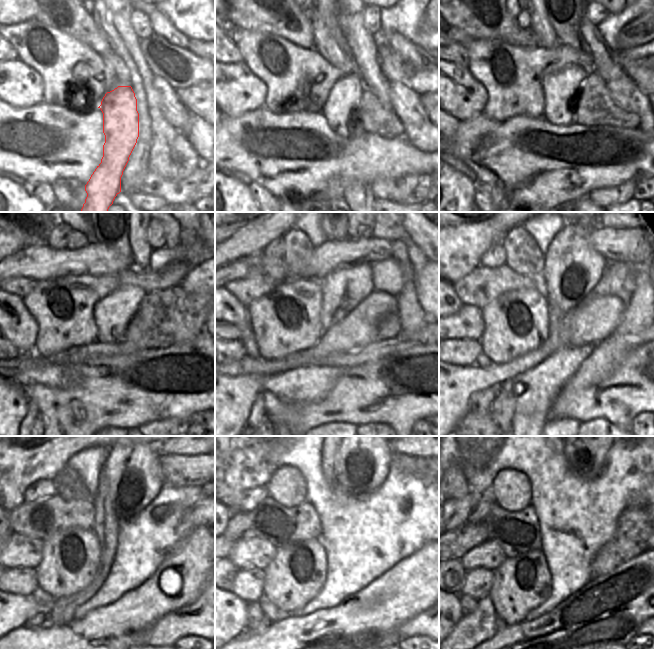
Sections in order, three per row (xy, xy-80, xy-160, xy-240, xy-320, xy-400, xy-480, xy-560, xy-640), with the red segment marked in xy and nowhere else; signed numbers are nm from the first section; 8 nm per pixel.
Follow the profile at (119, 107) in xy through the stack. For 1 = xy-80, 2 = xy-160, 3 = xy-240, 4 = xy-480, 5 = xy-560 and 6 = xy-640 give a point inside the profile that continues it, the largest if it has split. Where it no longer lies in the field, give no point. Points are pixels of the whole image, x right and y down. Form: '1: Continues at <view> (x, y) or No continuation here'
1: Continues at xy-80 (344, 96)
2: Continues at xy-160 (561, 89)
3: Continues at xy-240 (113, 313)
4: Continues at xy-480 (132, 472)
5: Continues at xy-560 (361, 466)
6: Continues at xy-640 (586, 456)

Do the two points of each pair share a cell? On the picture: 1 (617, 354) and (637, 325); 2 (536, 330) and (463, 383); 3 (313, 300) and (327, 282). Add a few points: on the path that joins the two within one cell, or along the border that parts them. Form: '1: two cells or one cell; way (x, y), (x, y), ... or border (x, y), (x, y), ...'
1: one cell; way (617, 347), (630, 332)
2: two cells; border (516, 357), (505, 363), (493, 364)
3: two cells; border (318, 278), (322, 295), (320, 315)

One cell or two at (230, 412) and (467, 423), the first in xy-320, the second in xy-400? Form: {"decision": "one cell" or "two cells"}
{"decision": "two cells"}

